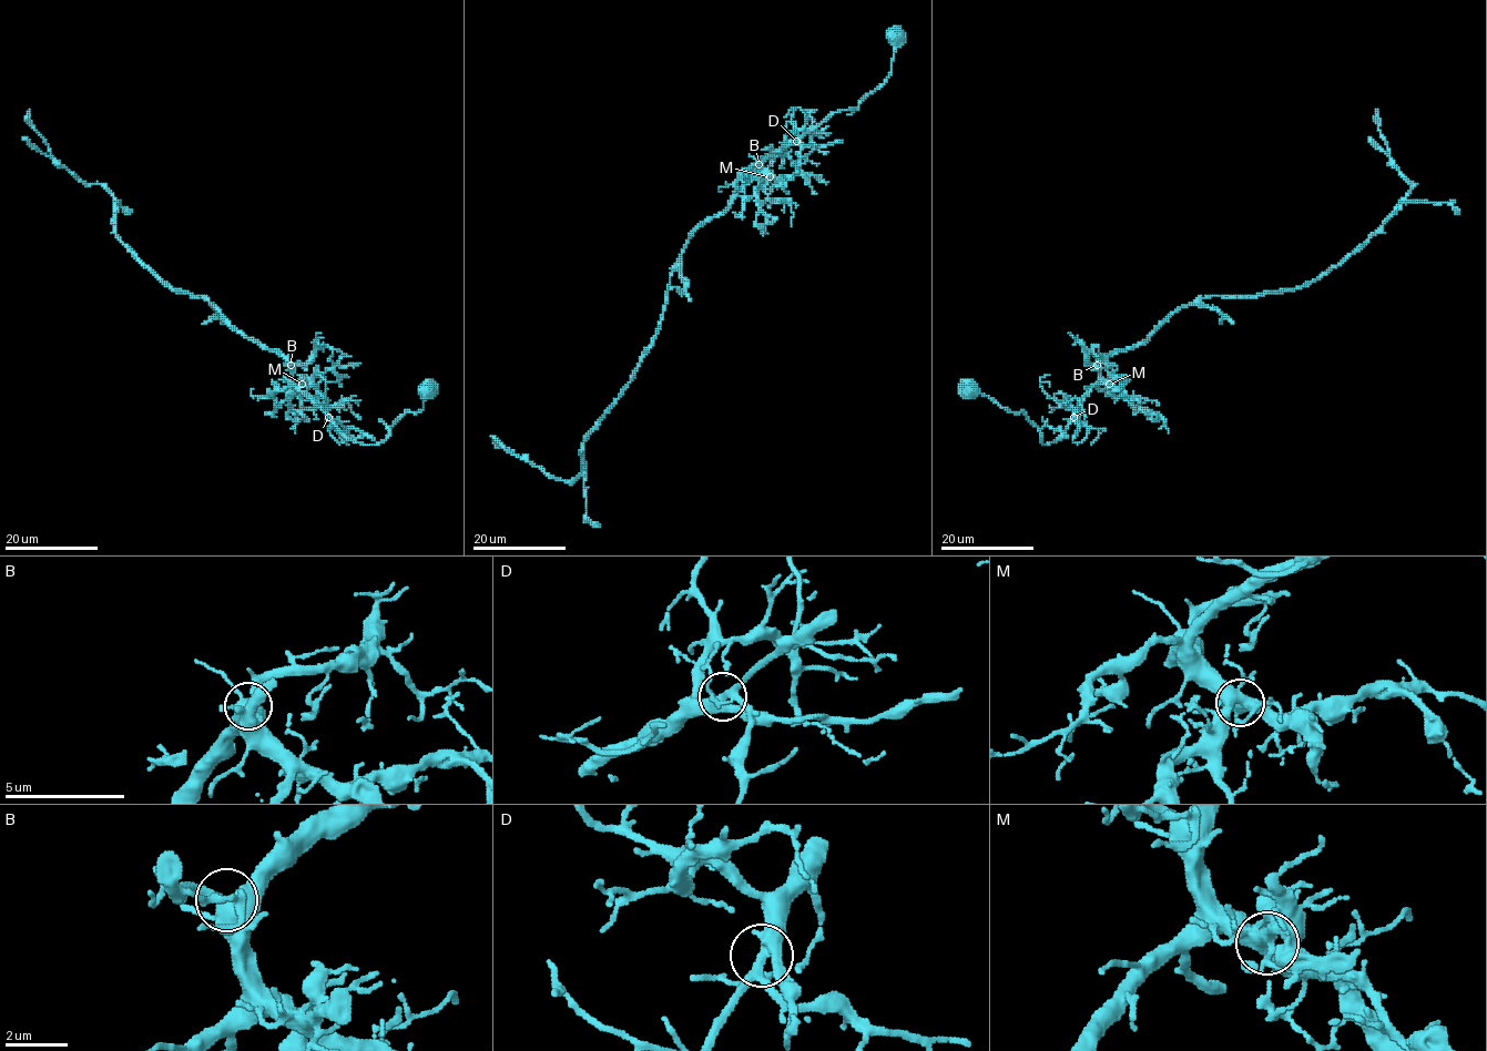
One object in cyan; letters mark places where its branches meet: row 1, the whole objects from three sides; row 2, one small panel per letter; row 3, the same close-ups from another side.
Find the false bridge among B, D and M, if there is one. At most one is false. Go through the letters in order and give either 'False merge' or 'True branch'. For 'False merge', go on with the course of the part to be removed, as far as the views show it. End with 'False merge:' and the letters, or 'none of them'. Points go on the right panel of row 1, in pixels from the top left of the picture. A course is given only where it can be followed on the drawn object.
B: True branch
D: True branch
M: True branch
False merge: none of them

